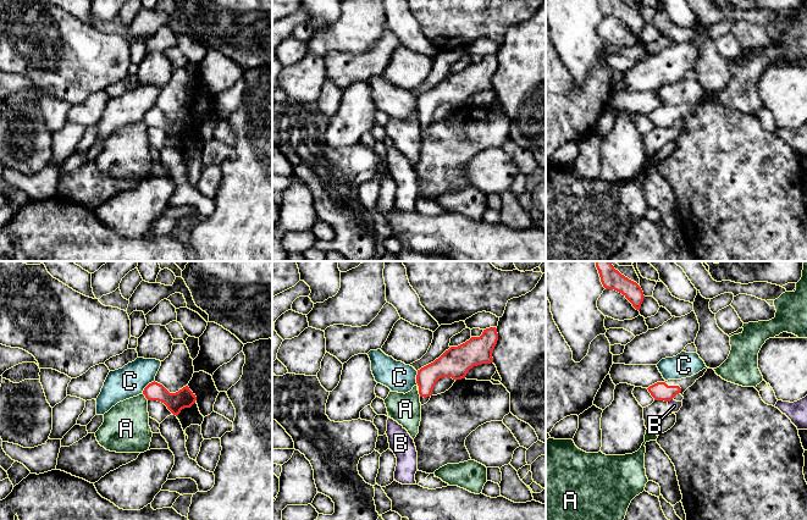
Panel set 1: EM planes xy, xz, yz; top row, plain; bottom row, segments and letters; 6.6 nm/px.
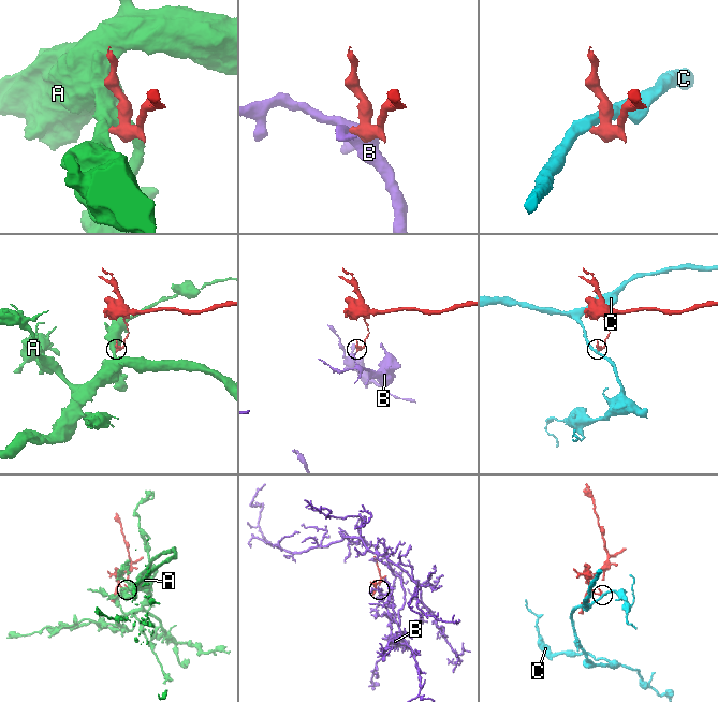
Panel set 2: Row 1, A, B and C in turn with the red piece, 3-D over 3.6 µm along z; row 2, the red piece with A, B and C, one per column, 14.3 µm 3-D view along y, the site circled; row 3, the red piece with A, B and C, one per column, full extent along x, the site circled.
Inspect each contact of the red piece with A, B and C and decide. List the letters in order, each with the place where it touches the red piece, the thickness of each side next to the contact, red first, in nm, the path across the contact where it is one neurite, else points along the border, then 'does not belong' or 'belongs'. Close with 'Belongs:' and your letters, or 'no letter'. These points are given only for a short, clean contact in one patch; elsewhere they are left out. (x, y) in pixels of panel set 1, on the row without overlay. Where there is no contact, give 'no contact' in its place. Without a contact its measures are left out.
A: xy (145, 123) | 130/300 nm | along xy (142, 120), (148, 126) | does not belong
B: yz (669, 127) | 120/70 nm | along yz (672, 125), (668, 128) | does not belong
C: xy (147, 112) | 130/200 nm | along xy (154, 106), (142, 119) | does not belong
Belongs: no letter

